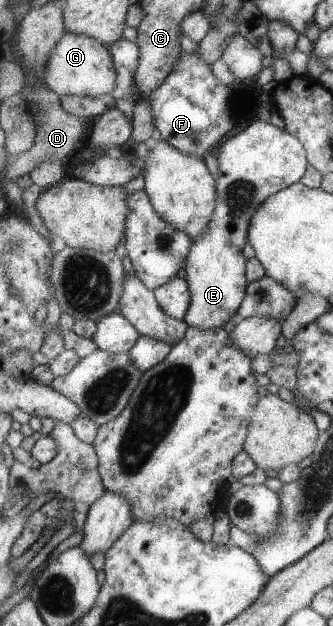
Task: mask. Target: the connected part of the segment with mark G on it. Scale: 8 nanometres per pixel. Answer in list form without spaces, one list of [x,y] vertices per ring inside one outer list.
[[[66,31],[47,64],[43,80],[50,89],[61,96],[100,97],[113,92],[118,83],[118,72],[113,64],[110,46],[87,35]]]

